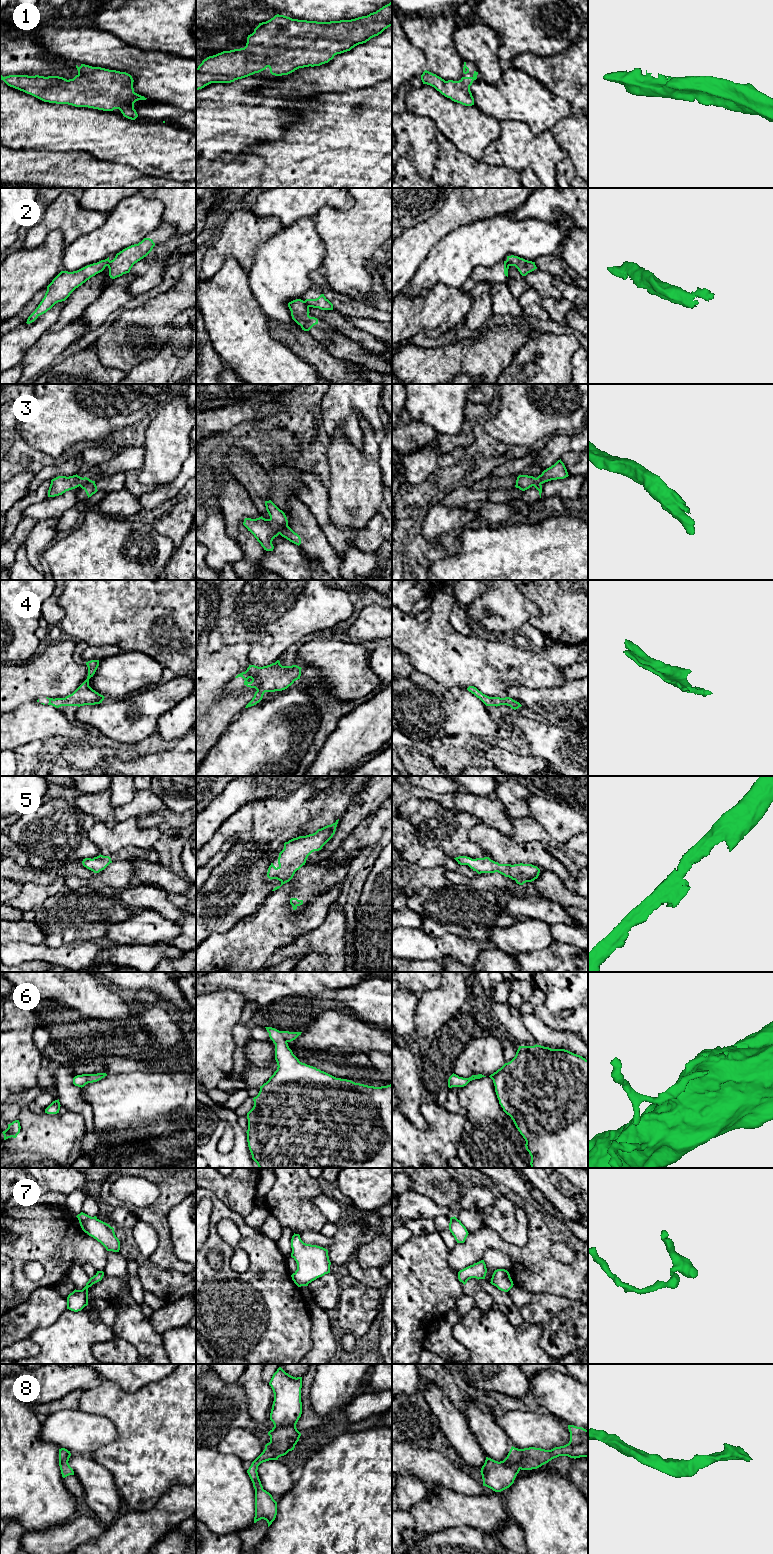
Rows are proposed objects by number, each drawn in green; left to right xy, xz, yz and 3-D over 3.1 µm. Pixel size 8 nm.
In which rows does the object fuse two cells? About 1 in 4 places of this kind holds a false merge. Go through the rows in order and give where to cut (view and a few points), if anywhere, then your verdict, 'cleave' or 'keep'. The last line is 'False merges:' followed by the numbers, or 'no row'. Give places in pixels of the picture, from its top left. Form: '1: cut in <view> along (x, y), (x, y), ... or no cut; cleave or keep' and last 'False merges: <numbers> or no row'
1: no cut; keep
2: cut in xz along (304, 301), (309, 306); cleave
3: cut in xz along (287, 525), (280, 526), (278, 533); cleave
4: no cut; keep
5: no cut; keep
6: no cut; keep
7: no cut; keep
8: no cut; keep
False merges: 2, 3

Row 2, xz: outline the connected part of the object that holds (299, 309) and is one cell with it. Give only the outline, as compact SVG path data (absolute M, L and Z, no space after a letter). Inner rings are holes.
M296 299L288 303L292 319L301 326L302 330L309 331L314 325L318 324L318 319L309 316L309 306L305 301Z

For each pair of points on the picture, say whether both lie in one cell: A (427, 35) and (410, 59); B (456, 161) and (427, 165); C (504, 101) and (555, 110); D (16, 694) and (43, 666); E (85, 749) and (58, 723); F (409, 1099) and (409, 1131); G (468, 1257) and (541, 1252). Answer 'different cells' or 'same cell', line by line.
A: different cells
B: different cells
C: same cell
D: same cell
E: different cells
F: different cells
G: same cell

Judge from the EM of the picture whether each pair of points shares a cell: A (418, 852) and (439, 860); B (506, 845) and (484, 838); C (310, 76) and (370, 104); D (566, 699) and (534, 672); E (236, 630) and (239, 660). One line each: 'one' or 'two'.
A: one
B: one
C: two
D: two
E: two

